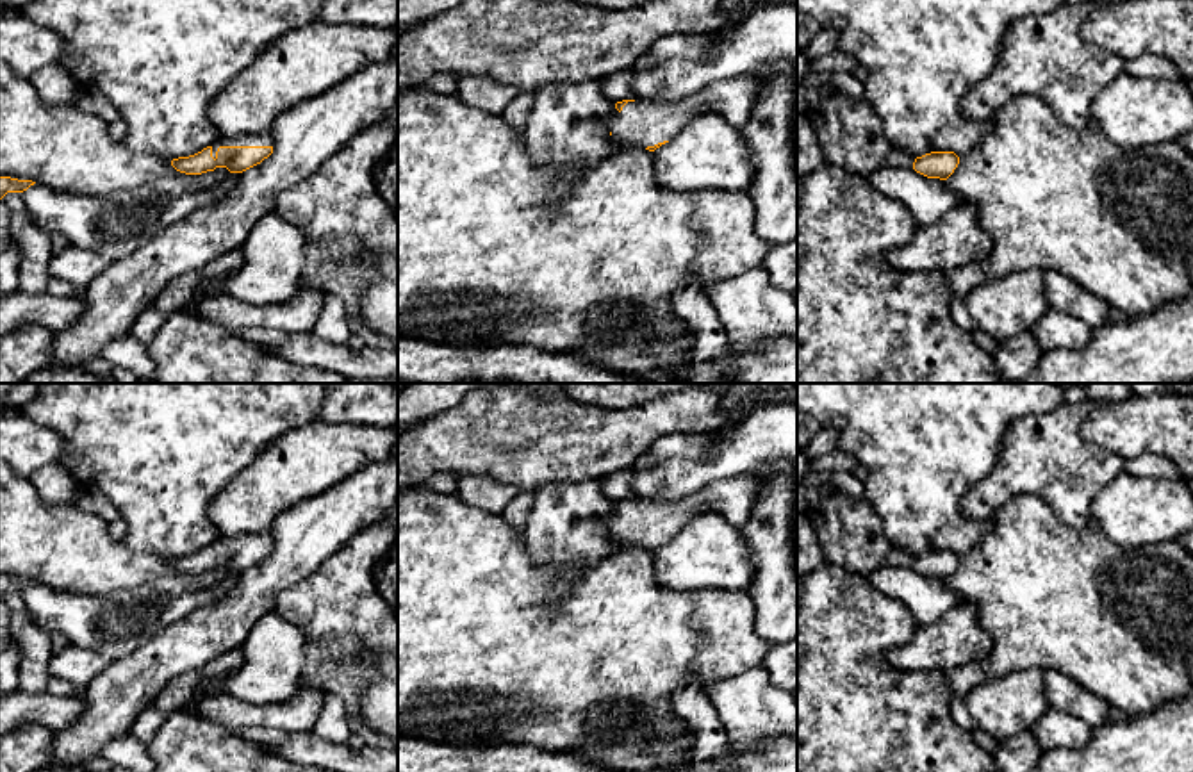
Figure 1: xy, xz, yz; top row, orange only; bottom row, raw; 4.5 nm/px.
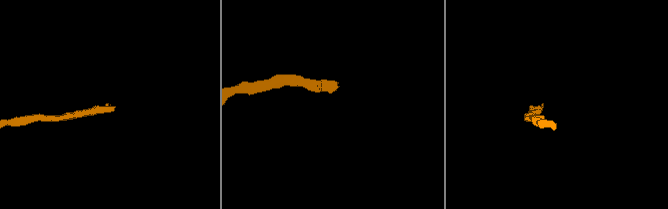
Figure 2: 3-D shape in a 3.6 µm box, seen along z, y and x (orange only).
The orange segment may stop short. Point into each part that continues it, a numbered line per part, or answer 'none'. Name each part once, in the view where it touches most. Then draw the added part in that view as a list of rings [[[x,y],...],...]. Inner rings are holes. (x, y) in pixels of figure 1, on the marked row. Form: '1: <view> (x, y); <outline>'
1: xy (248, 139); [[[244,134],[239,137],[219,137],[212,144],[214,159],[219,146],[273,146],[273,139],[267,134]]]

